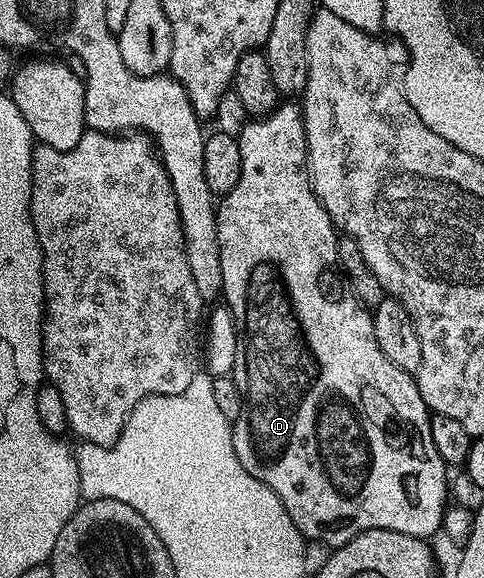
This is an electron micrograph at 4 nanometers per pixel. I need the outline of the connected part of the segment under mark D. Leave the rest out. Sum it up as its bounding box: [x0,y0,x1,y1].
[217,104,447,547]

